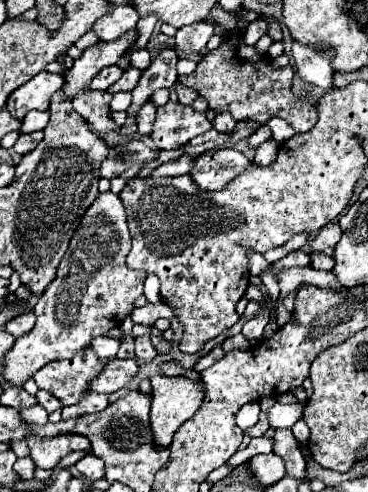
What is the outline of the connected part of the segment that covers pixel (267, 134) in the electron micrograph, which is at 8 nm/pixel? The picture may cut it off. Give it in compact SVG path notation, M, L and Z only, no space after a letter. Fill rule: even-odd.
M263 124L263 126L249 138L249 146L251 146L251 148L257 148L259 144L263 144L263 142L267 142L267 140L271 140L271 130L269 130L267 124Z

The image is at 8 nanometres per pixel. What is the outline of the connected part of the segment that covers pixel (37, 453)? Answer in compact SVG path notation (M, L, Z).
M57 436L57 438L47 438L47 440L27 440L31 448L31 458L39 468L55 468L61 458L65 458L71 452L91 452L91 442L83 436Z

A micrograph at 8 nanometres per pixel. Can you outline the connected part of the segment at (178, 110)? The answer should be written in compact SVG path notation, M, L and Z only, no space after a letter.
M171 102L157 108L151 140L159 150L177 150L183 148L191 138L207 132L211 126L213 122L205 114L193 110L191 106Z

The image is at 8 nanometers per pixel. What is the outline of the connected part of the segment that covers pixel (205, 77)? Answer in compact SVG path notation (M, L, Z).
M215 4L209 16L215 20L215 24L219 24L221 28L225 28L229 32L227 40L221 48L209 52L197 64L197 70L193 74L179 76L179 82L183 86L189 86L189 88L195 88L197 92L201 92L201 96L209 102L209 108L213 108L215 112L229 110L235 120L267 122L275 116L281 116L297 132L311 130L317 122L317 110L307 100L293 96L293 92L291 92L291 78L293 78L291 66L273 70L269 58L259 60L259 54L255 52L255 48L243 44L243 32L247 28L247 22L237 18L233 12L227 12Z

